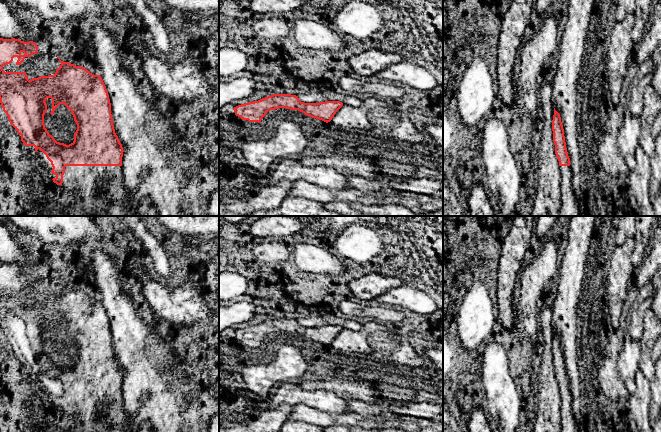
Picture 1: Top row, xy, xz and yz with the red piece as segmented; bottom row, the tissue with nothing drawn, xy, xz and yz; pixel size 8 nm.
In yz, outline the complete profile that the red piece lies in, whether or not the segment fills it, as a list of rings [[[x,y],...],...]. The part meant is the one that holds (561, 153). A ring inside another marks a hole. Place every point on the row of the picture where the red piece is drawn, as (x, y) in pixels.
[[[554,108],[552,120],[553,142],[555,144],[555,154],[559,161],[559,169],[562,181],[562,216],[584,216],[582,206],[578,202],[572,188],[572,172],[570,168],[570,158],[567,153],[564,129],[560,114]]]

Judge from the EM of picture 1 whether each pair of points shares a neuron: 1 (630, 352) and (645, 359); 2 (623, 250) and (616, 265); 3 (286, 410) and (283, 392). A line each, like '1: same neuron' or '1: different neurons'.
1: different neurons
2: same neuron
3: different neurons

